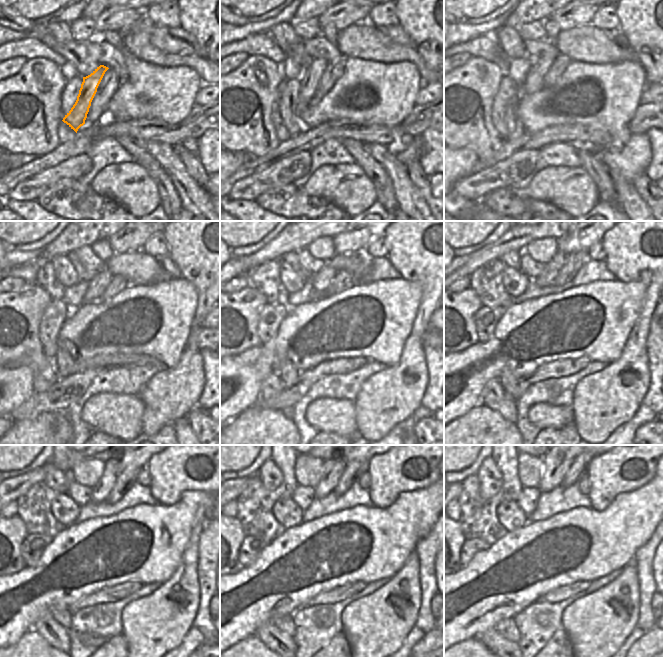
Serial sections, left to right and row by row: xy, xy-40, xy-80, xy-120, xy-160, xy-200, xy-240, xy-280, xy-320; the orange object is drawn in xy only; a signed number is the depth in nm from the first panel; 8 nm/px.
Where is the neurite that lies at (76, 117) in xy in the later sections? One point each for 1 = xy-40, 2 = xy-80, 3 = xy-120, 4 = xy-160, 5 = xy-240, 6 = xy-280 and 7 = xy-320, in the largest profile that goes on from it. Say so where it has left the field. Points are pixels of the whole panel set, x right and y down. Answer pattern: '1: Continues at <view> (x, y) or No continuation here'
1: Continues at xy-40 (311, 76)
2: Continues at xy-80 (534, 82)
3: Continues at xy-120 (97, 286)
4: Continues at xy-160 (321, 281)
5: Continues at xy-240 (99, 493)
6: Continues at xy-280 (334, 468)
7: Continues at xy-320 (555, 465)

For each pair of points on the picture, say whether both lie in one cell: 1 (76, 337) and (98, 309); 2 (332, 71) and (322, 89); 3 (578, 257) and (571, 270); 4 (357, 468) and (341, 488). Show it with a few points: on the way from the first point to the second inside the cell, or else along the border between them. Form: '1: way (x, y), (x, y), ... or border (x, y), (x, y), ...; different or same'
1: way (83, 330), (95, 316); same
2: way (330, 75), (324, 85); same
3: way (576, 260), (571, 267); same
4: way (352, 473), (344, 483); same

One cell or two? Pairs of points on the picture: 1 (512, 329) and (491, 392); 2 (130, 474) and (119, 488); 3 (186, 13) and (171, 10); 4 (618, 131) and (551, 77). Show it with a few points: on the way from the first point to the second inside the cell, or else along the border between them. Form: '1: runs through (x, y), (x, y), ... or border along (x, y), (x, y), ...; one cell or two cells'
1: border along (498, 378), (487, 382), (481, 398); two cells
2: runs through (127, 477), (122, 485); one cell
3: border along (178, 10), (179, 26); two cells
4: border along (570, 62), (563, 74), (555, 82), (545, 87); two cells

